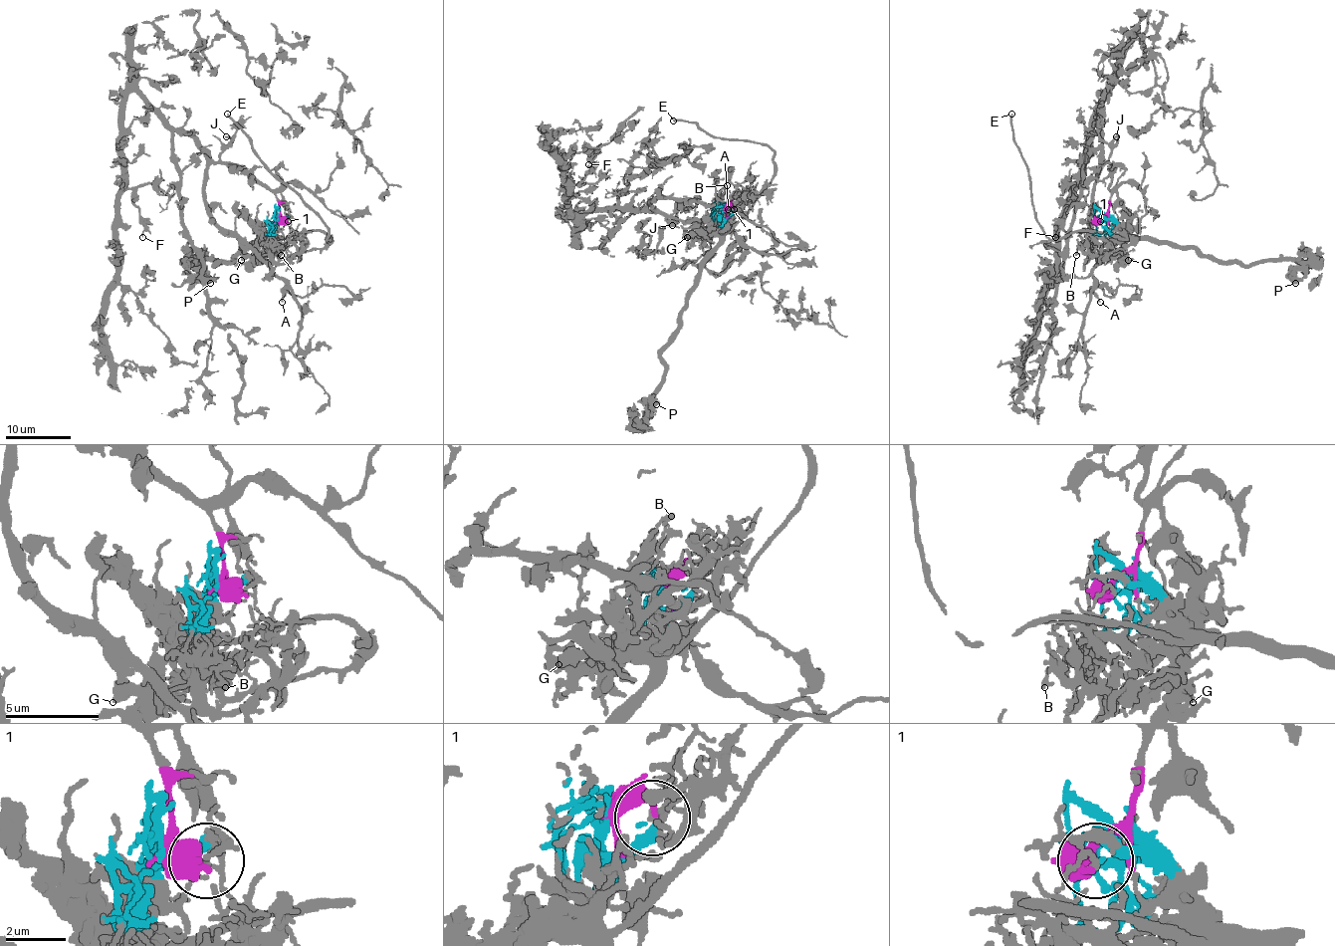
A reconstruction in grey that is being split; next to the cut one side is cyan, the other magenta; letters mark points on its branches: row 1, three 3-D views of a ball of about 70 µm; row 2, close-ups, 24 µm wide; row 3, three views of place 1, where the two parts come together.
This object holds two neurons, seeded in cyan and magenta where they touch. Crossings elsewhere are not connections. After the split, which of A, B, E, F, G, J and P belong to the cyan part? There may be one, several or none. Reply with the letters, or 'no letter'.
B, E, G, P

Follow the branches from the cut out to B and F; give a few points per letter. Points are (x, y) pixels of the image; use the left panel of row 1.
B: (278, 219), (271, 232), (281, 255)
F: (279, 219), (279, 199), (256, 178), (214, 160), (130, 92), (122, 112), (122, 178), (138, 208), (142, 237)

